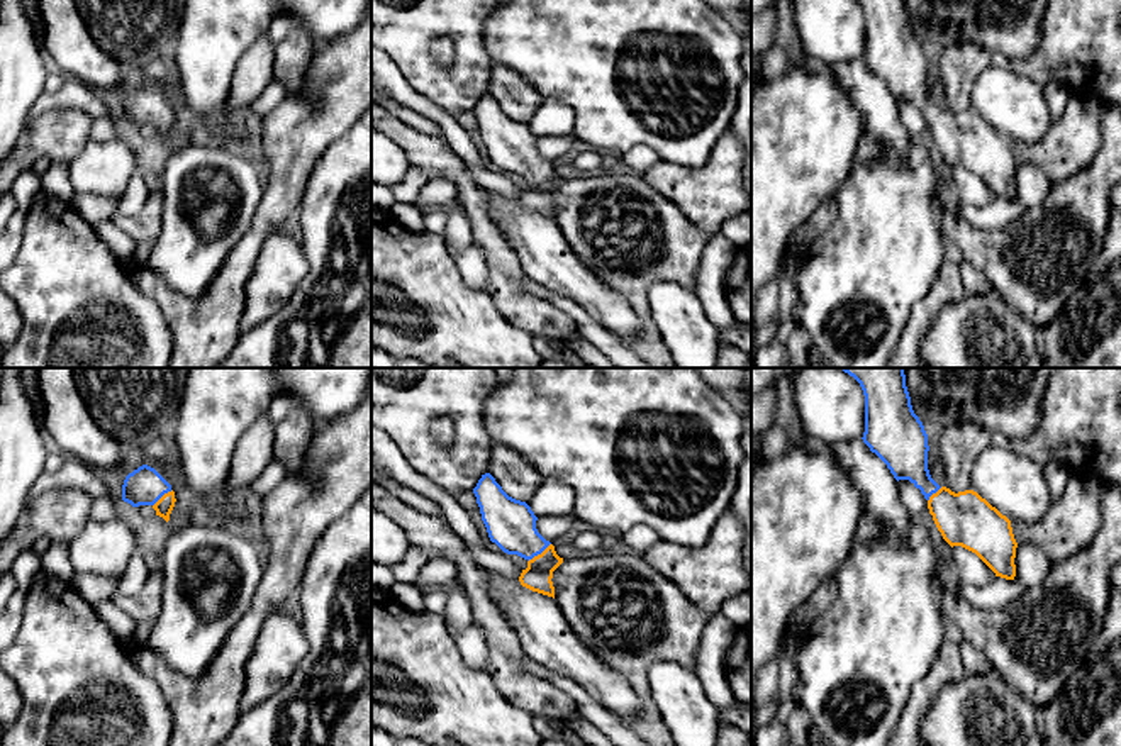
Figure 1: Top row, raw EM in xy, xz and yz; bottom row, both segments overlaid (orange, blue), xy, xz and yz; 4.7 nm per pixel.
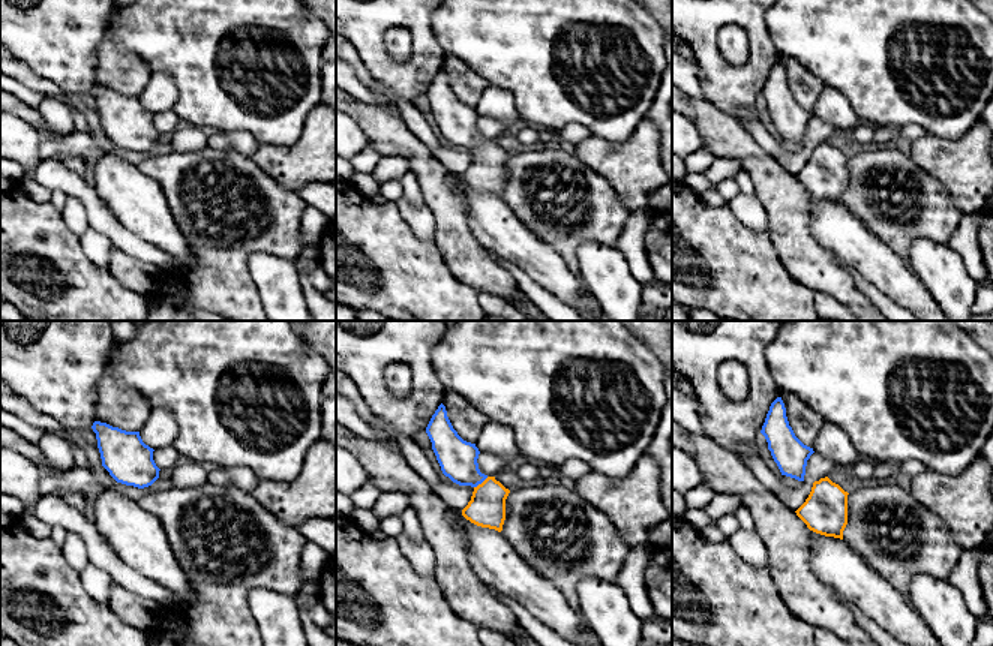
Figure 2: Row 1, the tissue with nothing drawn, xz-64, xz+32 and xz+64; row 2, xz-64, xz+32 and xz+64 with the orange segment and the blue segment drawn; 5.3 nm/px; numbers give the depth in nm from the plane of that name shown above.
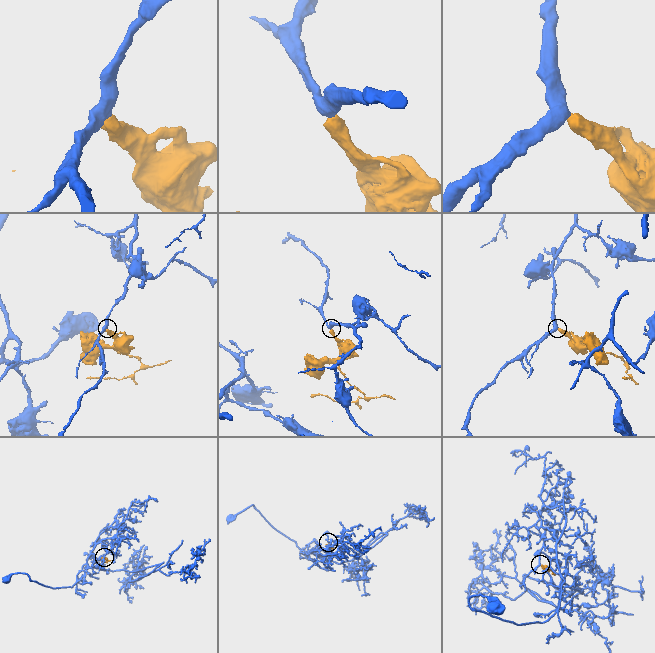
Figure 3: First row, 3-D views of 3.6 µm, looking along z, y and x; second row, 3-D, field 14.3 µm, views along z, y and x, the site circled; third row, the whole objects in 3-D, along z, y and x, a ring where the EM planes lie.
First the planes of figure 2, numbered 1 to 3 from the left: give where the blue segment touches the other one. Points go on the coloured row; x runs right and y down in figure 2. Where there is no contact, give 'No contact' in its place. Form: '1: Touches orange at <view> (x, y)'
1: No contact
2: Touches orange at xz+32 (482, 483)
3: No contact

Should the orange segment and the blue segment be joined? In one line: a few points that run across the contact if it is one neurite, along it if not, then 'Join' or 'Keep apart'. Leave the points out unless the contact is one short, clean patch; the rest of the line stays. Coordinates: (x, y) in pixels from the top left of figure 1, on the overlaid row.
Line: xz (536, 577), (538, 555), (511, 524). Join

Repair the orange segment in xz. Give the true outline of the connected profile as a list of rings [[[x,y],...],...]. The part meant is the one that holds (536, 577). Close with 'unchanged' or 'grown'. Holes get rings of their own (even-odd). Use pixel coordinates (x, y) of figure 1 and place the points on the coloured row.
[[[490,473],[473,488],[488,537],[504,553],[527,561],[519,582],[522,587],[553,597],[553,571],[563,563],[555,546],[536,529],[538,517],[526,502],[509,497]]]; grown

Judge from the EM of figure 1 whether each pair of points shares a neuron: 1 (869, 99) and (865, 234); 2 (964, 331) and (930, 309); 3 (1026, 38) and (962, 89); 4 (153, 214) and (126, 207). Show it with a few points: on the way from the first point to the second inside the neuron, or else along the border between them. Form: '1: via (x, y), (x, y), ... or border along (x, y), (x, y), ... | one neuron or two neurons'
1: via (891, 133), (891, 200) | one neuron
2: border along (967, 292), (942, 307), (920, 350) | two neurons
3: border along (1040, 33), (1040, 43), (1023, 58), (969, 39) | two neurons
4: border along (150, 189), (145, 205), (136, 214), (116, 219) | two neurons

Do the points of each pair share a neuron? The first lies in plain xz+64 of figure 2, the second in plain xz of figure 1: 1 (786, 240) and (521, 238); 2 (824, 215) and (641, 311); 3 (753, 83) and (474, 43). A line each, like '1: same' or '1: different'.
1: different
2: different
3: same

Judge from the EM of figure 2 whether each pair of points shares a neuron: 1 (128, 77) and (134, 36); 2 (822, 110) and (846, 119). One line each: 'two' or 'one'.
1: two
2: one

